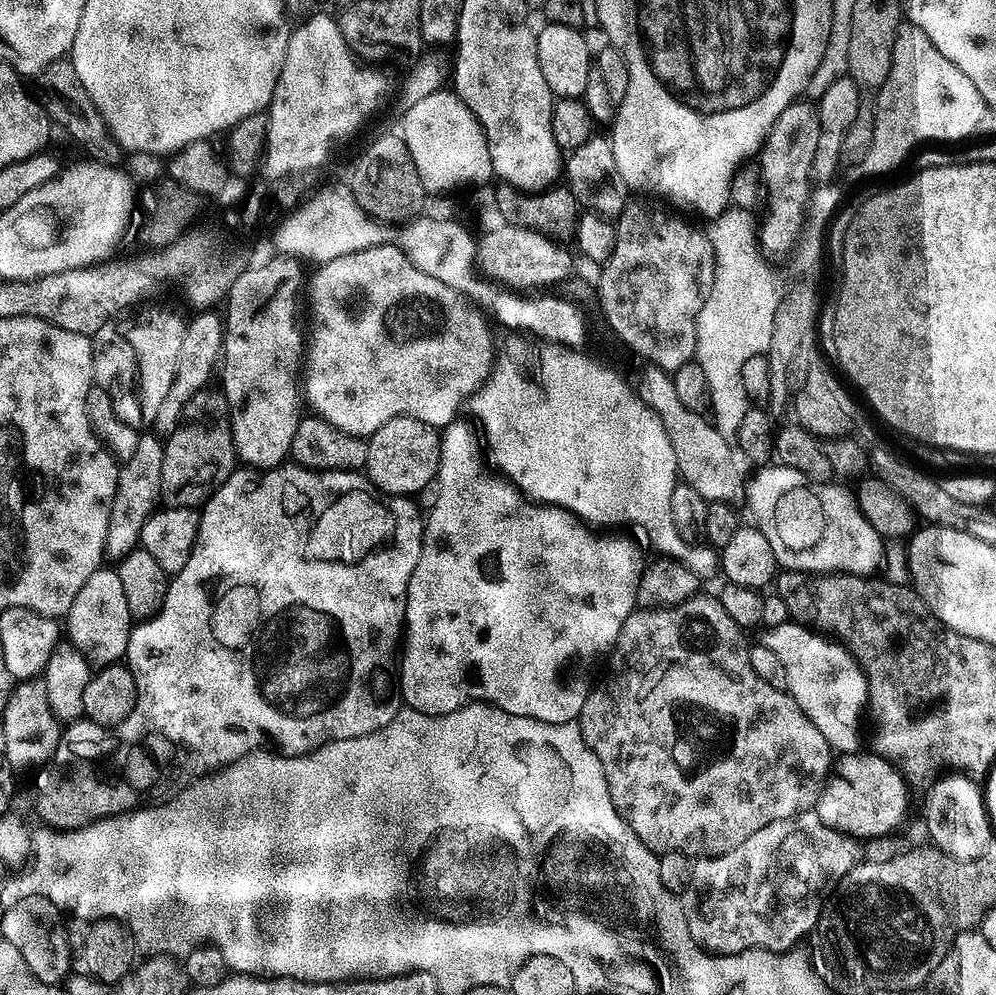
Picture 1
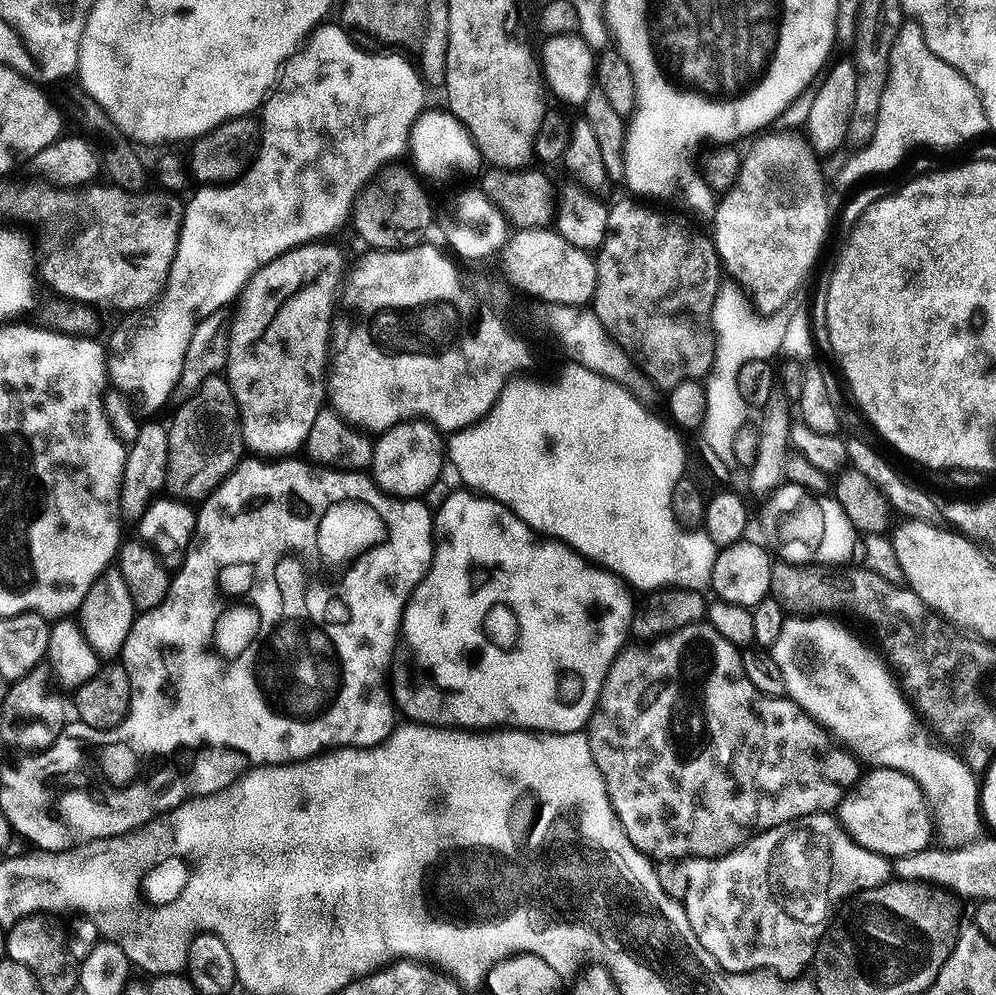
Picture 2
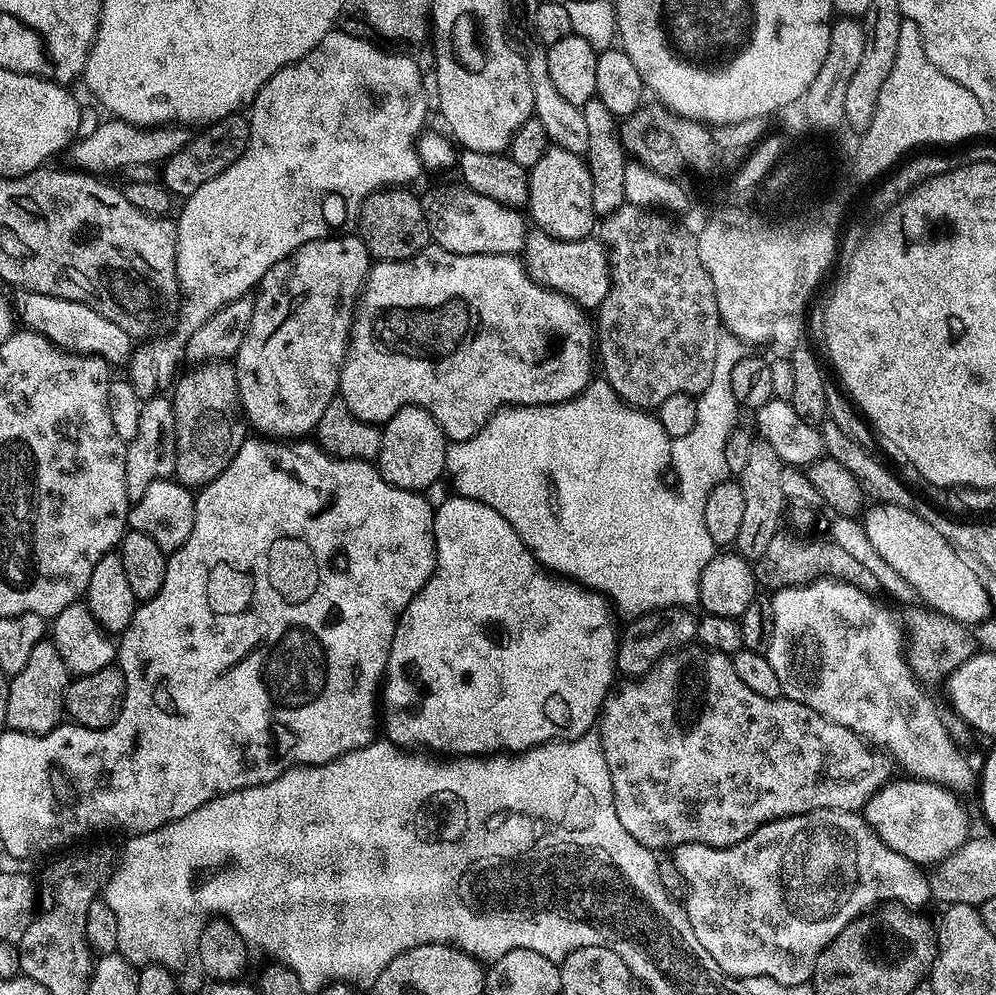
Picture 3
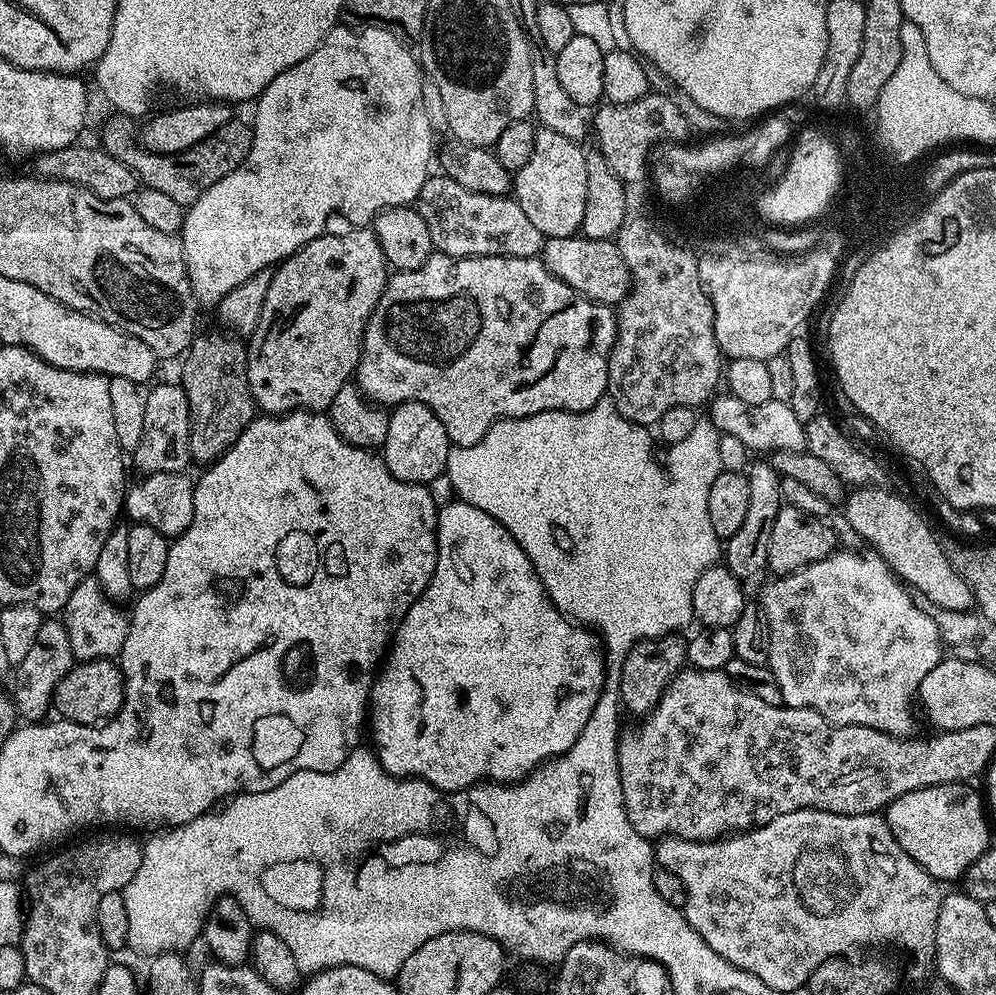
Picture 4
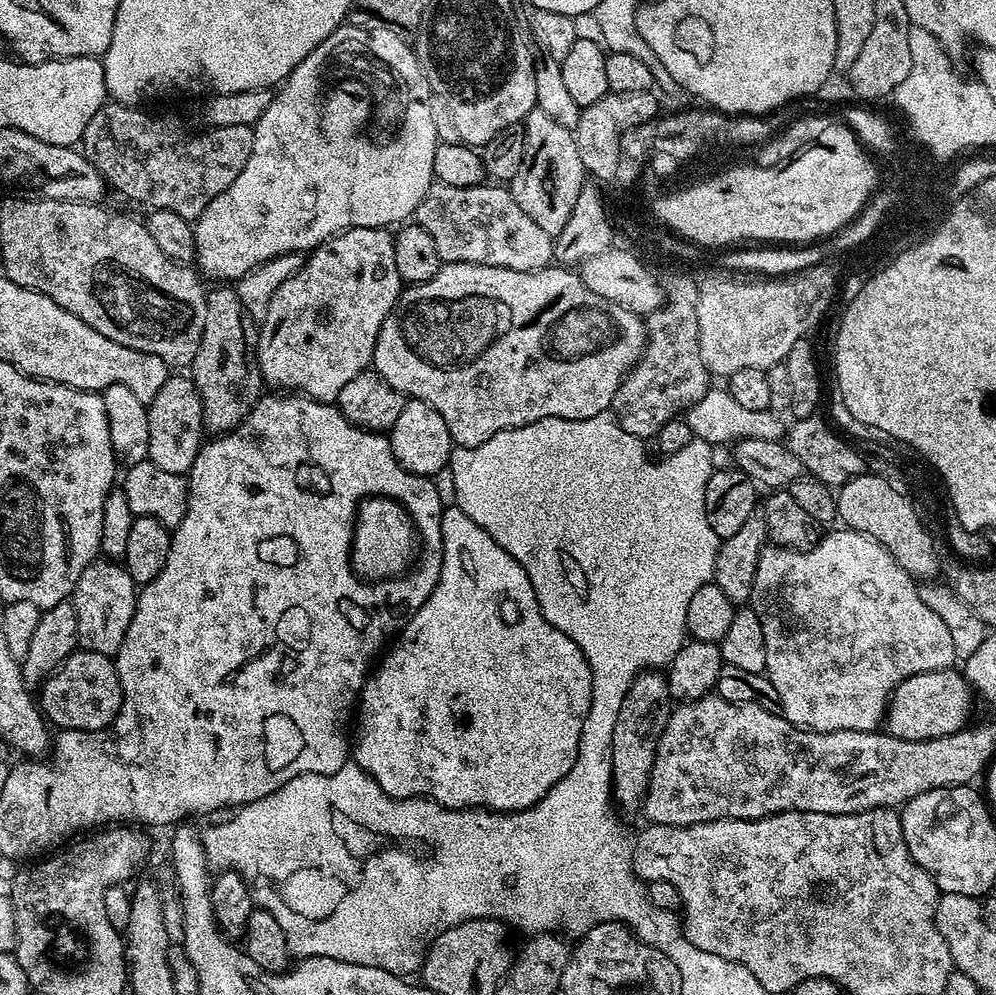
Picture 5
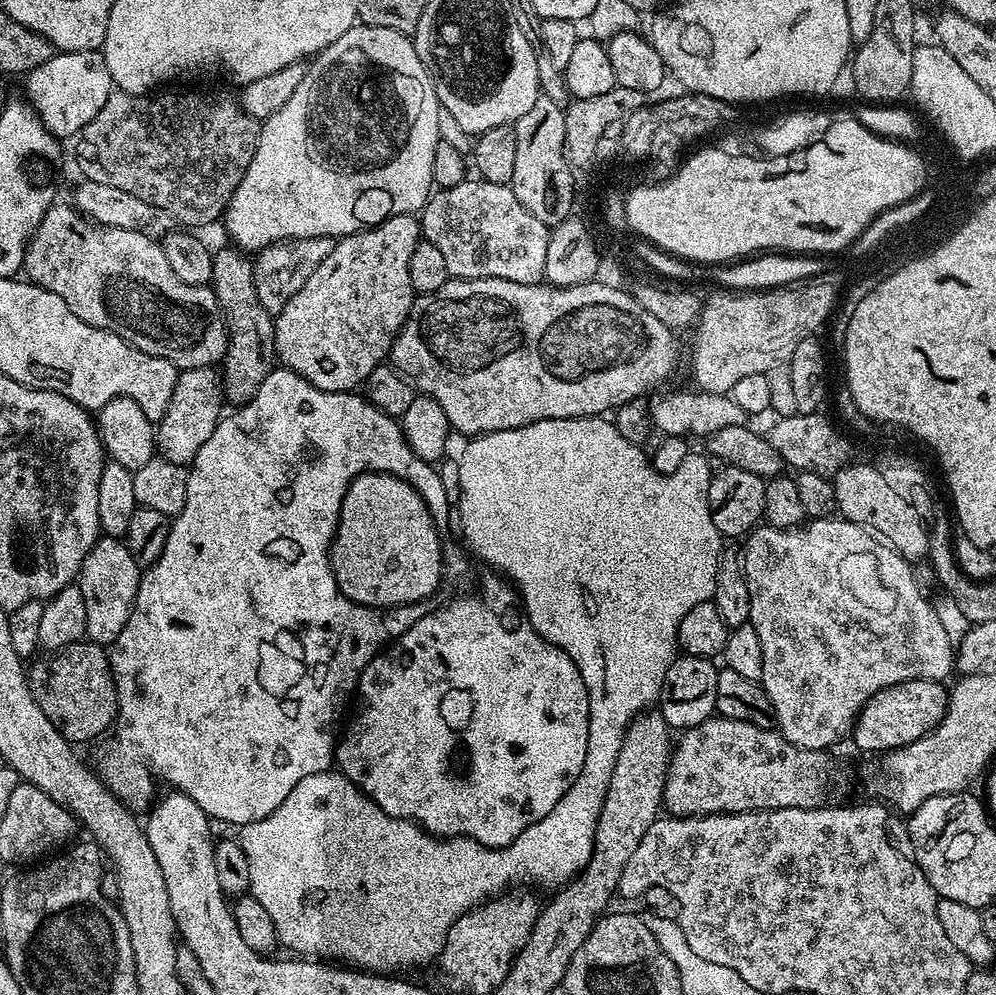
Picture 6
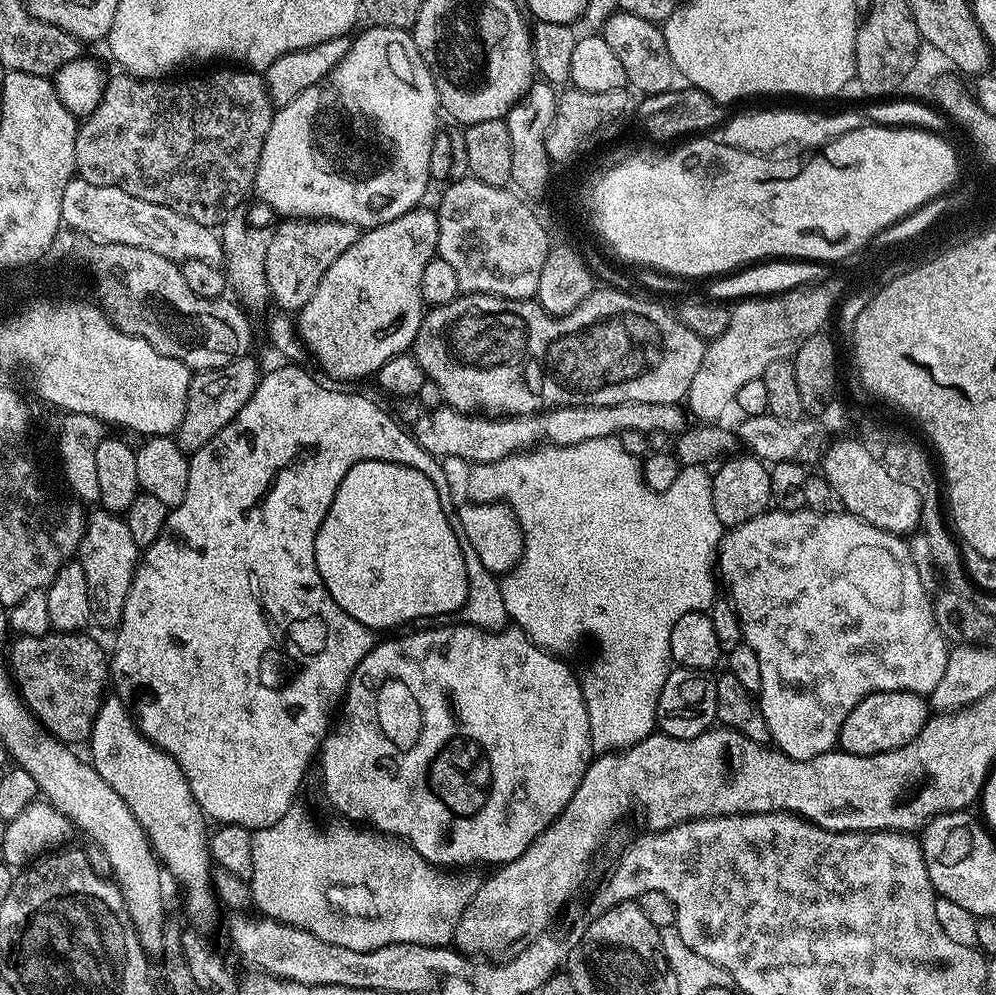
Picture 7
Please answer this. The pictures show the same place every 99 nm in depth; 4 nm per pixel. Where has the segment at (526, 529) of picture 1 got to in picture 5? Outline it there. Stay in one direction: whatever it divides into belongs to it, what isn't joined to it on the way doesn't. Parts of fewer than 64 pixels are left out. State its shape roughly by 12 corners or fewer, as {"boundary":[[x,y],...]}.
{"boundary":[[458,506],[436,596],[358,701],[387,796],[531,808],[582,650]]}

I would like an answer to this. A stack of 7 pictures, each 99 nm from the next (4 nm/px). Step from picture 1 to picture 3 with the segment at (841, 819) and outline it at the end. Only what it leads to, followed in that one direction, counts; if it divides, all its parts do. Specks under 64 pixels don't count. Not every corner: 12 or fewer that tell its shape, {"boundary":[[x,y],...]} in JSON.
{"boundary":[[943,784],[871,793],[864,821],[890,850],[935,866],[970,839]]}

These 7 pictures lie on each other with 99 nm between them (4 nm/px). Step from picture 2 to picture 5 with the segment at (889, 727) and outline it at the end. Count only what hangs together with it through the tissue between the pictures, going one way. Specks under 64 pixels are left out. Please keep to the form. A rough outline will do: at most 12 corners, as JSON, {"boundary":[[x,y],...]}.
{"boundary":[[843,530],[765,546],[750,606],[780,712],[874,732],[952,668],[917,581]]}

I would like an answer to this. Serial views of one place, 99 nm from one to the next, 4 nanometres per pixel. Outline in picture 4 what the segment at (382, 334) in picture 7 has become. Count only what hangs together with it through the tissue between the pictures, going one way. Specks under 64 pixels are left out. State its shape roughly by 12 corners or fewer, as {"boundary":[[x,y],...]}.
{"boundary":[[375,231],[275,265],[246,340],[261,413],[323,413],[390,269]]}

